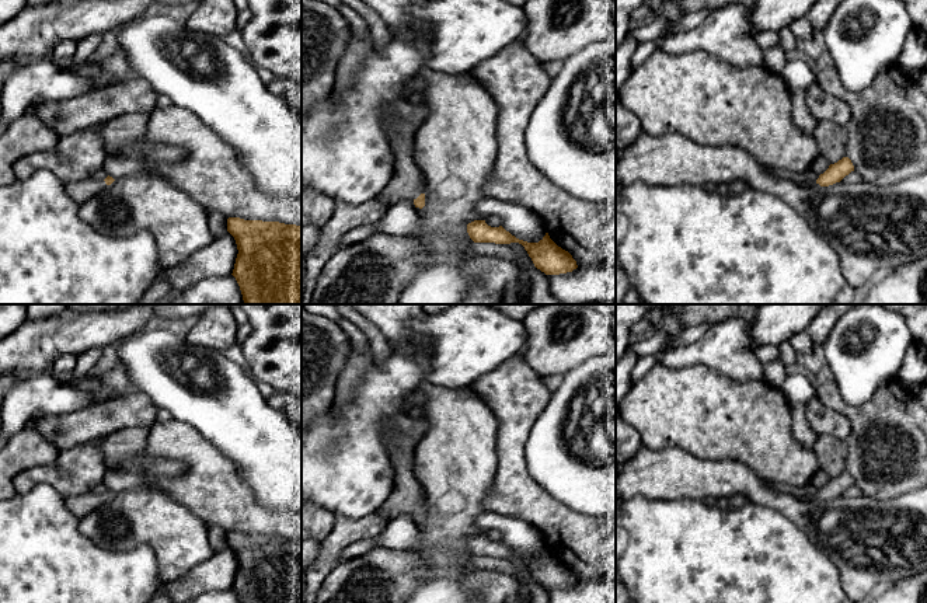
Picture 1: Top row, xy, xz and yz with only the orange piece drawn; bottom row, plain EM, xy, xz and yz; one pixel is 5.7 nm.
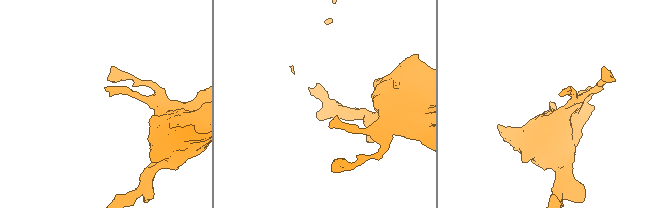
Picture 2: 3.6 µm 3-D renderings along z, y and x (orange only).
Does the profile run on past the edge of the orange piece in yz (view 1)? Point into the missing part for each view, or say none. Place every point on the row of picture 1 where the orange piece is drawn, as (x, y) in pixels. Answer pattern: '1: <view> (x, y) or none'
1: none

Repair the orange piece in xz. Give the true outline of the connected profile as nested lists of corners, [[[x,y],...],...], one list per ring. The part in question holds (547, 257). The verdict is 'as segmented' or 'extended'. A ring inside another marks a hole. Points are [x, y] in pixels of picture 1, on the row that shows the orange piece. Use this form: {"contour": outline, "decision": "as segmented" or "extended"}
{"contour": [[[474,220],[467,224],[467,233],[474,243],[510,244],[519,243],[525,247],[534,266],[546,275],[560,275],[578,268],[572,255],[558,247],[546,233],[539,243],[527,243],[516,238],[502,226],[491,227],[485,220]]], "decision": "as segmented"}

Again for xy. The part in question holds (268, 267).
{"contour": [[[229,217],[227,231],[237,244],[231,275],[245,304],[302,304],[302,226]]], "decision": "as segmented"}

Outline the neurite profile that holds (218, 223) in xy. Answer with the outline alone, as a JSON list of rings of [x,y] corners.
[[[209,210],[206,213],[208,213],[209,229],[213,237],[217,238],[224,236],[227,233],[227,219],[219,212]]]

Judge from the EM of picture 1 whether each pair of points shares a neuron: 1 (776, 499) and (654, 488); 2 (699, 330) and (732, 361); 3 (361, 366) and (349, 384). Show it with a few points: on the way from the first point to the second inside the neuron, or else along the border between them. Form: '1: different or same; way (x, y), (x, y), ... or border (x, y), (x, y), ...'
1: same; way (745, 483), (685, 481)
2: different; border (713, 323), (697, 340), (673, 348)
3: same; way (356, 370), (349, 380)

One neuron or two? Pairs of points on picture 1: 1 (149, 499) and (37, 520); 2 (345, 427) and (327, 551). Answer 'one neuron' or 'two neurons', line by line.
1: two neurons
2: two neurons

